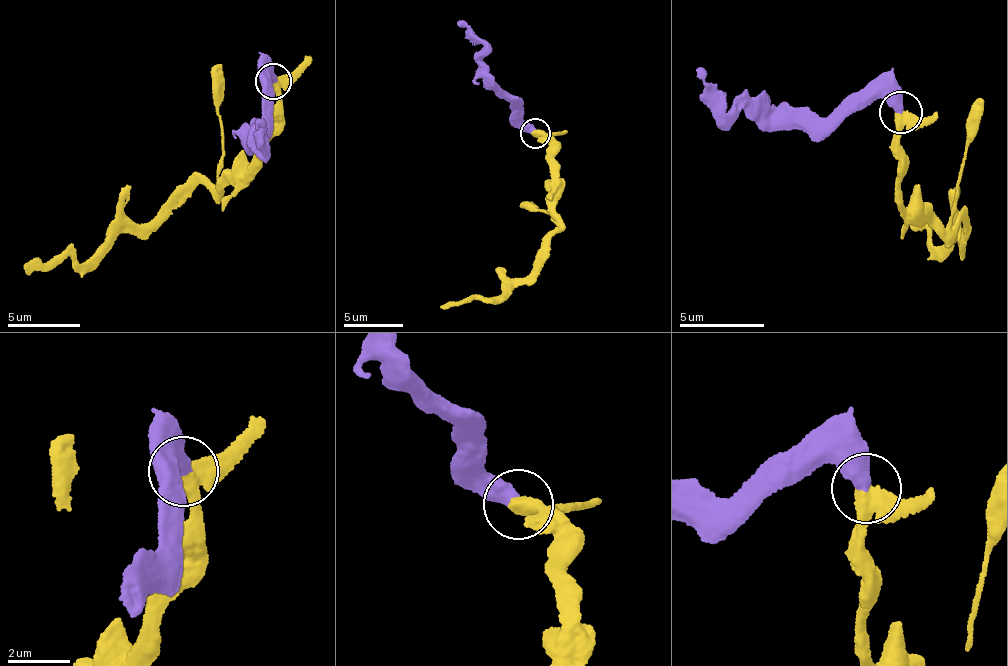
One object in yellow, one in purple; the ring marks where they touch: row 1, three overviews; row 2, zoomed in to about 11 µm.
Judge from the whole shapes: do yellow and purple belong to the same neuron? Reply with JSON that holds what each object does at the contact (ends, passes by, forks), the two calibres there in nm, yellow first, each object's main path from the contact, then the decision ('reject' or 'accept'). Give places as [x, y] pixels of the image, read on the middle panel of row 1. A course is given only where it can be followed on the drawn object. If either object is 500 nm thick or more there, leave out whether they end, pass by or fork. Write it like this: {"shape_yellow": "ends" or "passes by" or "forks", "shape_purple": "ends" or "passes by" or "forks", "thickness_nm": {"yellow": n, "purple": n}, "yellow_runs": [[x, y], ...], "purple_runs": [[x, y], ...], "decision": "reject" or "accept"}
{"thickness_nm": {"yellow": 400, "purple": 500}, "yellow_runs": [[534, 133], [557, 148], [554, 230], [529, 276], [501, 294], [461, 299], [444, 310]], "purple_runs": [[534, 133], [522, 121], [517, 108], [487, 84], [483, 51], [458, 22]], "decision": "accept"}

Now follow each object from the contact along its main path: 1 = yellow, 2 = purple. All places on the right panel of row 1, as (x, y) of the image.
1: (901, 110), (899, 202), (964, 222), (963, 240), (954, 232), (942, 248), (931, 243), (926, 227), (906, 217)
2: (901, 110), (880, 97), (858, 98), (824, 116), (779, 109), (731, 113), (723, 95), (697, 69)

